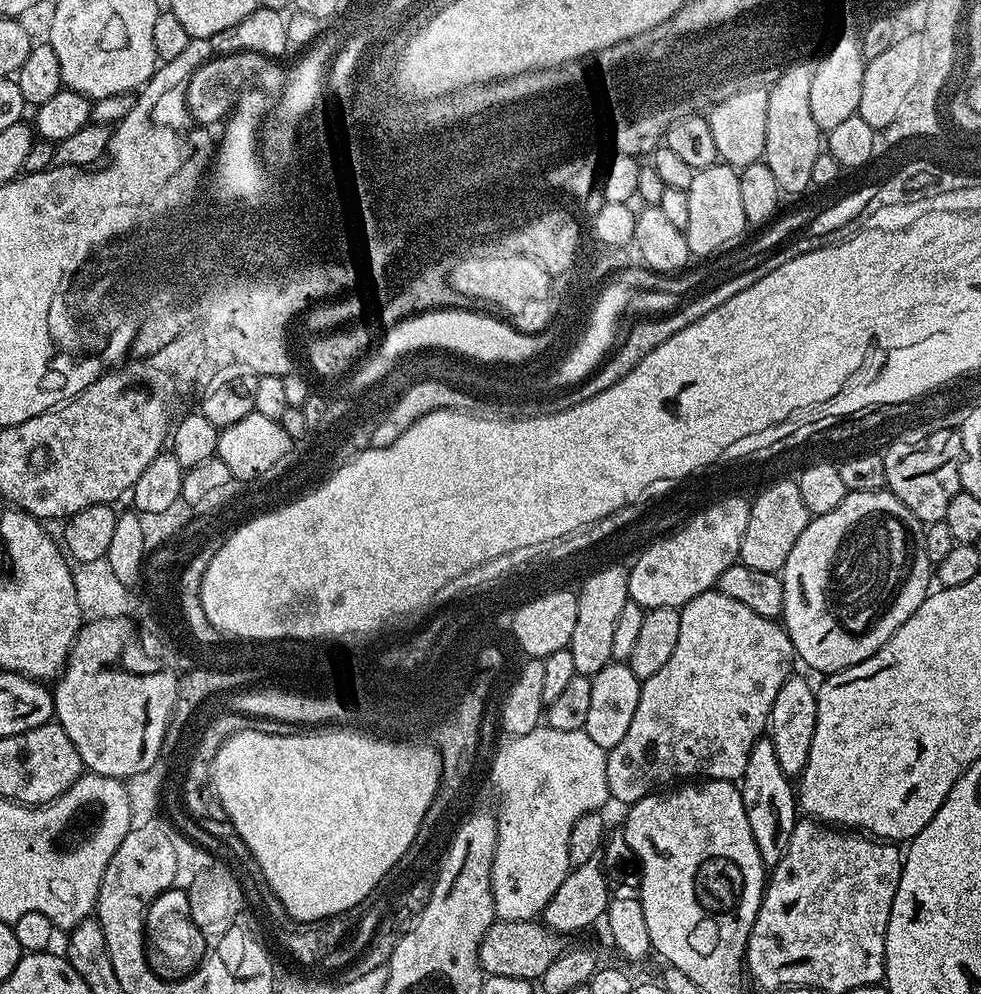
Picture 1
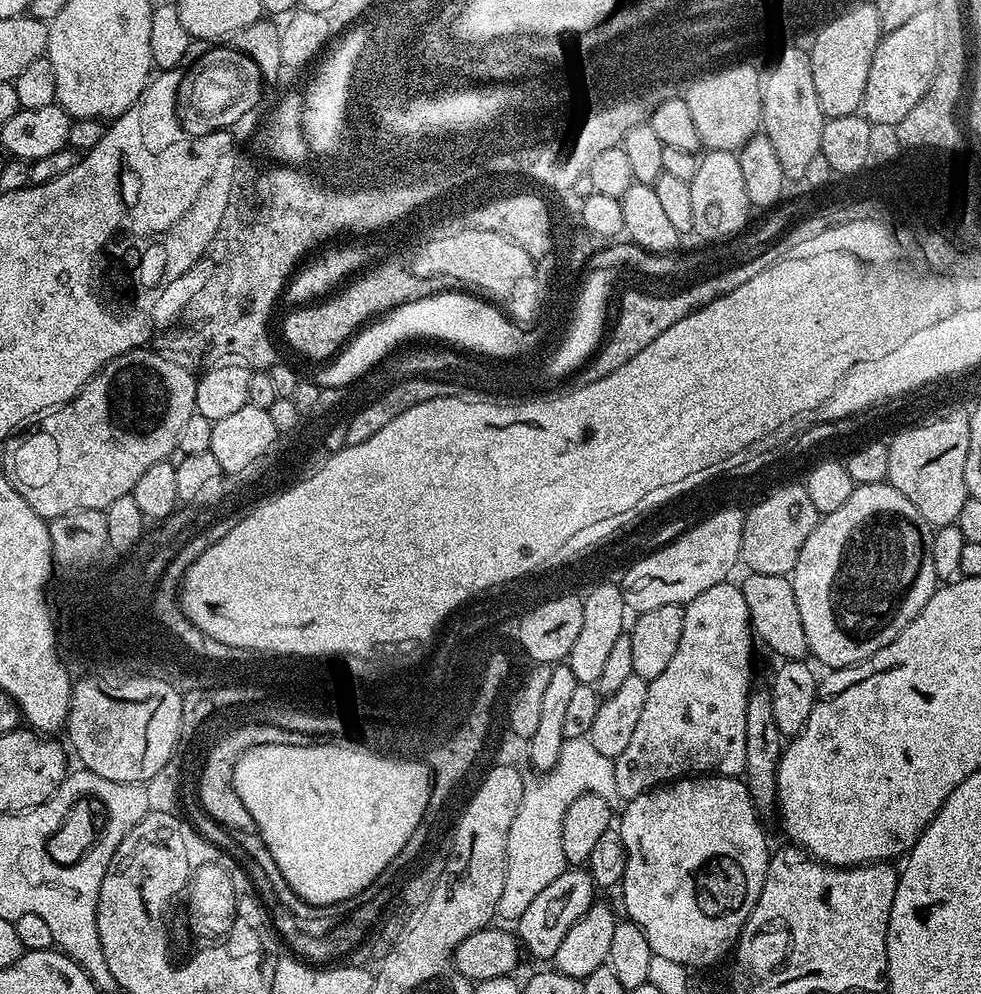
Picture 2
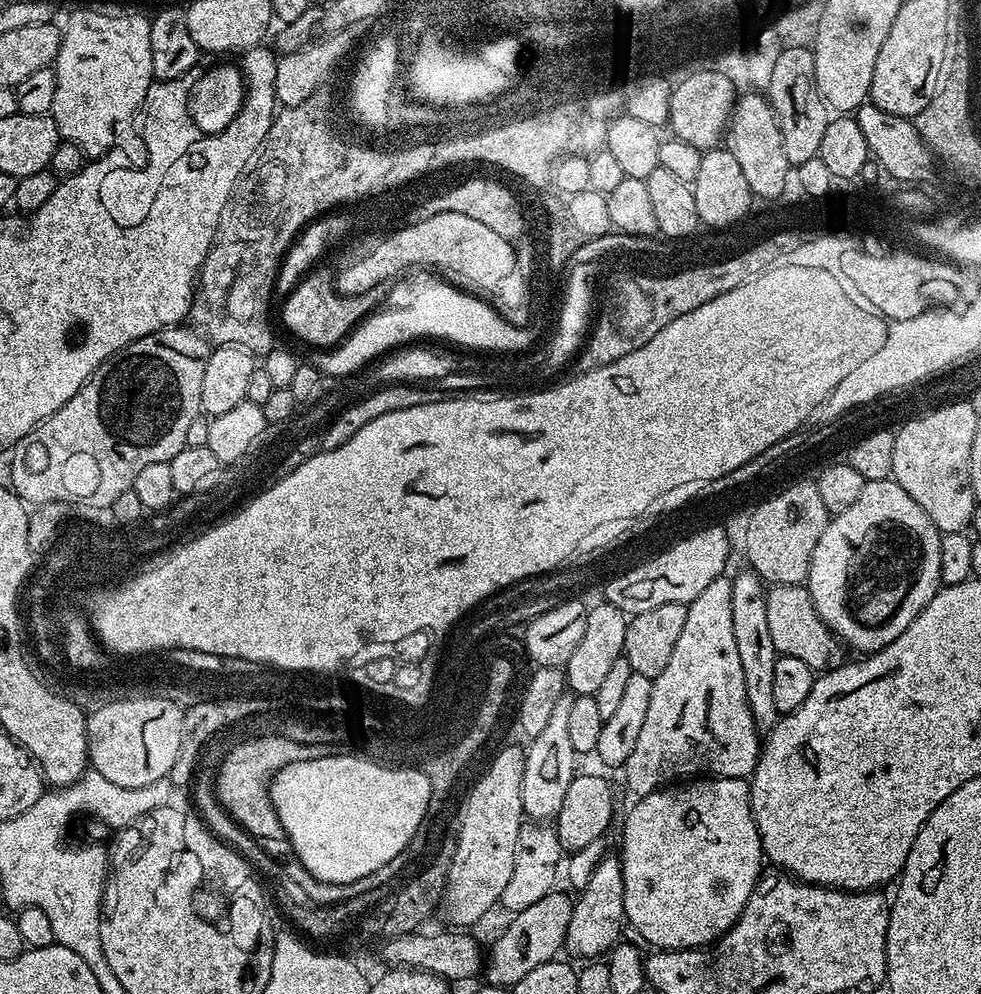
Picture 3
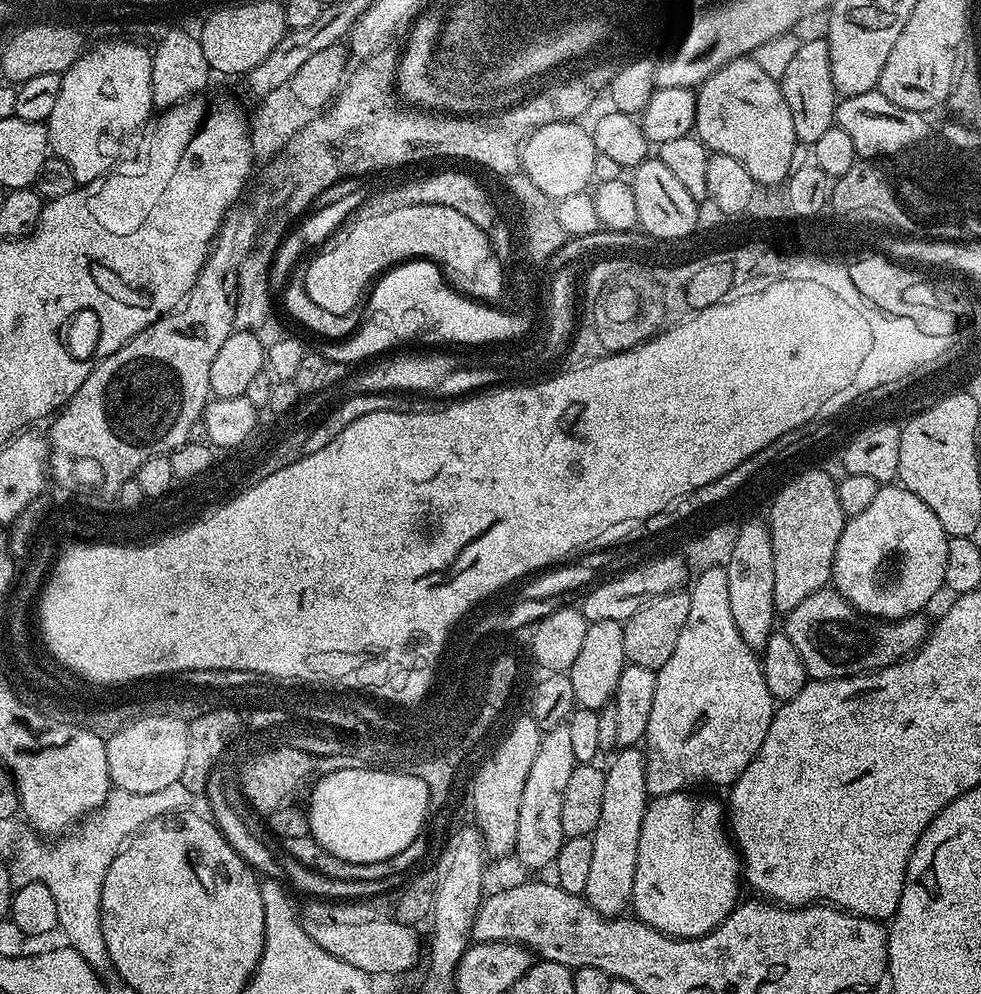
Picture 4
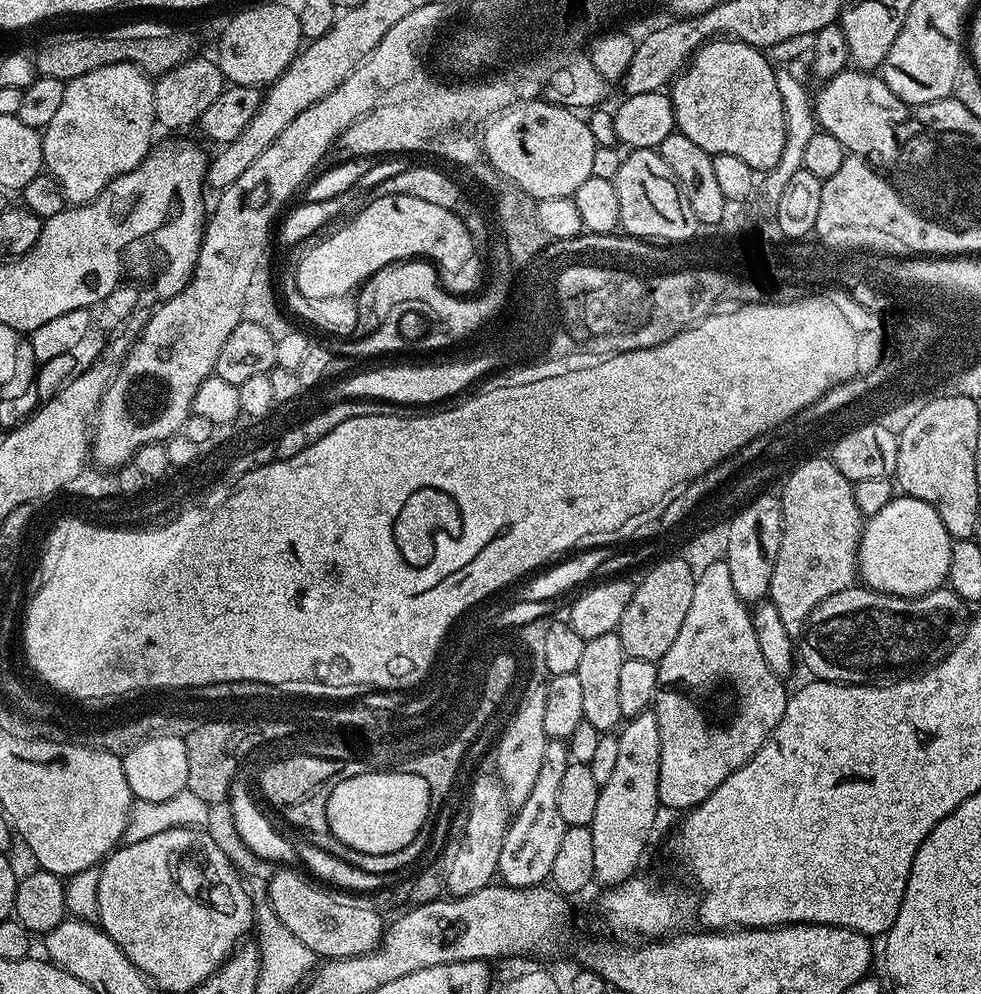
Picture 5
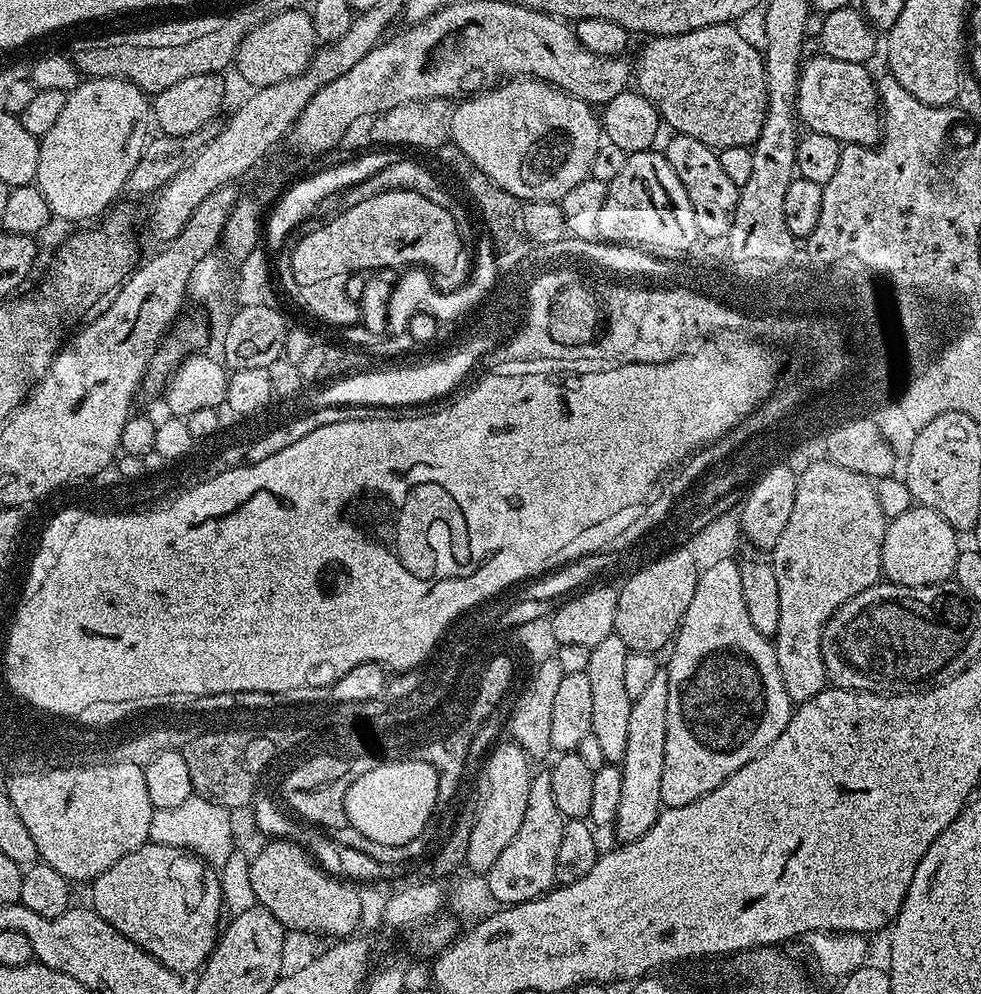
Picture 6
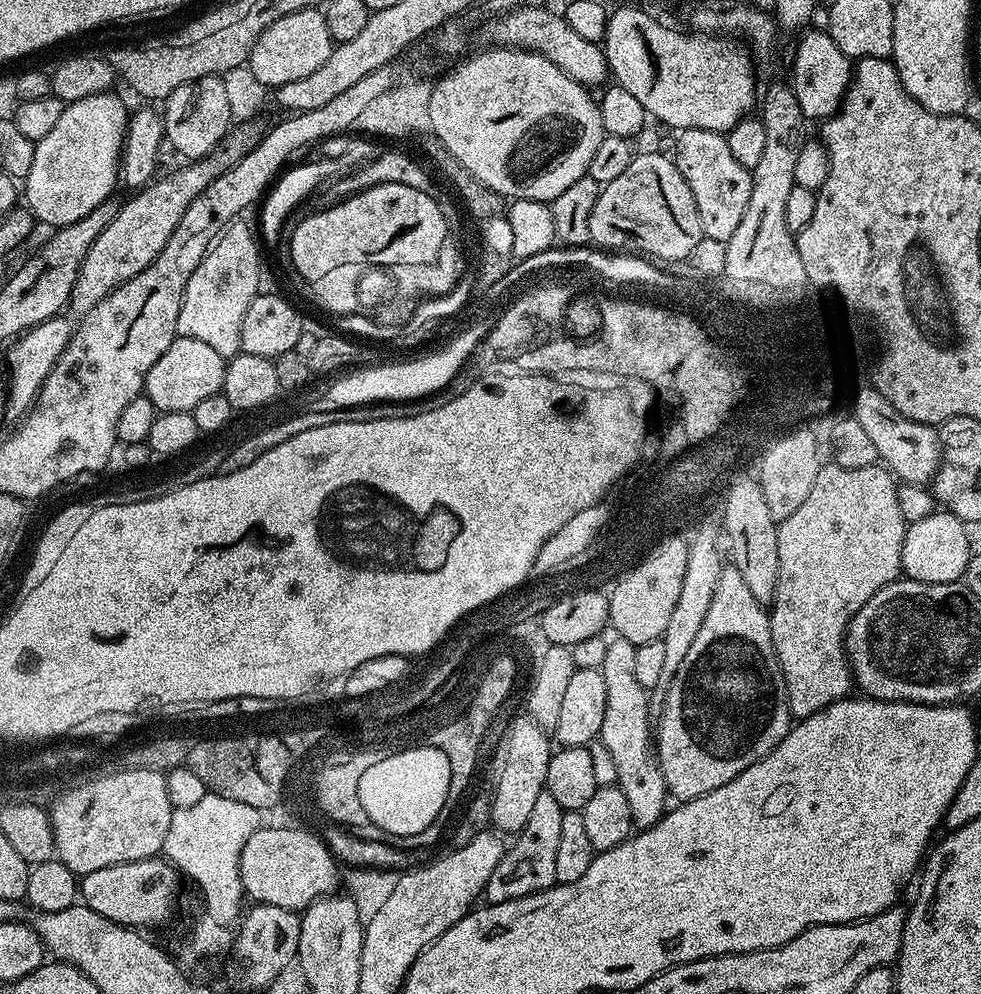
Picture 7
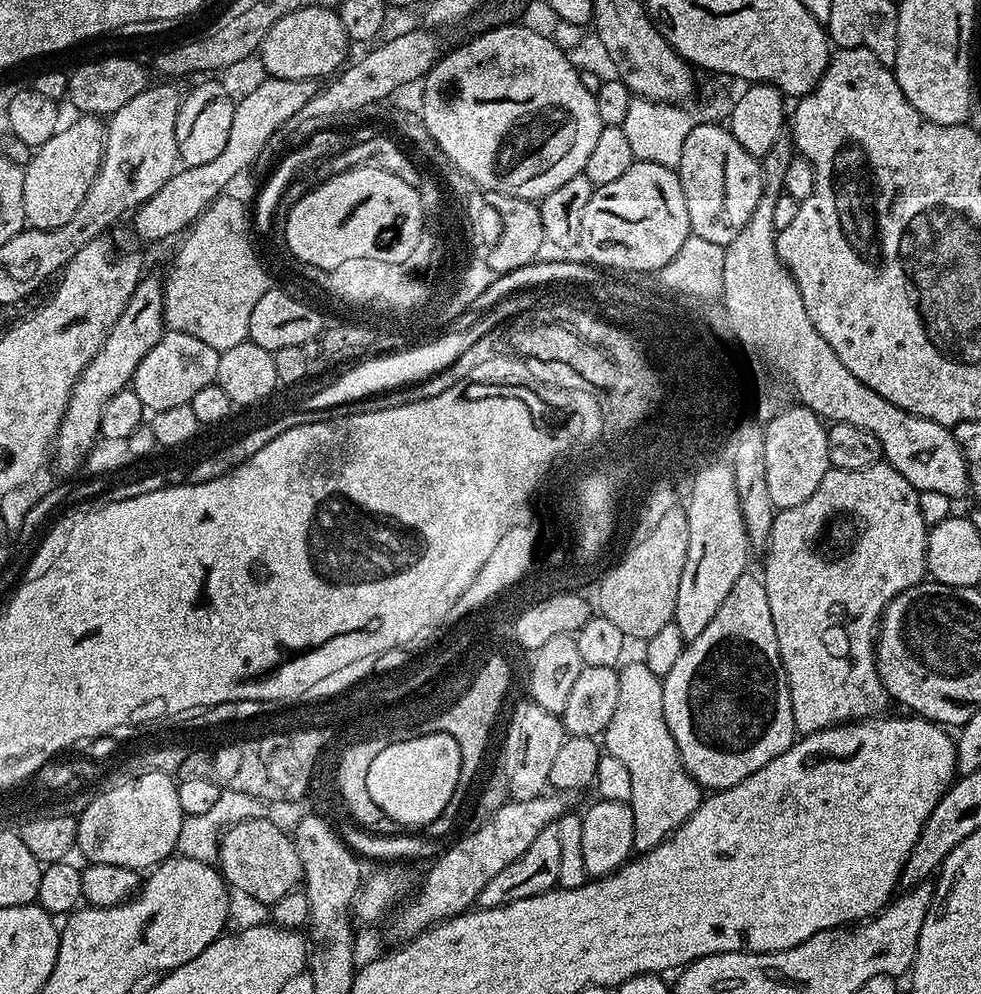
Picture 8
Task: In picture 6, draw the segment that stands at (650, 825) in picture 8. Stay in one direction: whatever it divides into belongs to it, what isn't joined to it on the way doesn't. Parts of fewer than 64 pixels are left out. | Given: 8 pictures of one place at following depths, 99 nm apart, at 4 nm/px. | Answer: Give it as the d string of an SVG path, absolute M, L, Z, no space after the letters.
M616 635L602 638L592 647L590 662L588 663L588 677L592 687L592 734L598 738L599 748L602 749L605 761L619 765L626 754L626 730L630 723L630 706L632 699L626 694L624 684L626 654L628 653L626 642Z

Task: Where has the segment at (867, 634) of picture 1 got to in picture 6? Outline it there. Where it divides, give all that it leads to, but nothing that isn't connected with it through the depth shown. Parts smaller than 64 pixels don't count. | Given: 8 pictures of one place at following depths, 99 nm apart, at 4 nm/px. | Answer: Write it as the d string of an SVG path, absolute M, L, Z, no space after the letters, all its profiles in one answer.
M913 506L902 514L888 520L888 529L884 532L882 542L881 573L891 583L924 588L928 584L943 584L952 576L958 545L956 529L929 508Z

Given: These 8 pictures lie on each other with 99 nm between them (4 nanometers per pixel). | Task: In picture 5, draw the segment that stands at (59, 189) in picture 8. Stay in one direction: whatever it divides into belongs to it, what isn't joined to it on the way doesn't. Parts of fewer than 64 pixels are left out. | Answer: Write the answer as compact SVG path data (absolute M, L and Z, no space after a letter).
M135 64L98 66L98 70L65 83L62 107L54 113L50 126L43 129L42 139L44 168L56 179L69 205L89 204L111 180L145 163L154 144L152 128L157 127L153 87L148 73Z

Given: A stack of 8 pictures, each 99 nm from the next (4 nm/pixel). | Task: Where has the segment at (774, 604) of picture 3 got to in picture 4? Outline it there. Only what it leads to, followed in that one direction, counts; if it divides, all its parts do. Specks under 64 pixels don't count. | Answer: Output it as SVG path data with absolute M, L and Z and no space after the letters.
M829 586L810 594L810 598L802 598L794 610L786 613L782 631L798 650L802 665L812 680L837 680L876 672L912 655L930 631L929 621L924 618L920 614L891 622L865 618L841 592Z

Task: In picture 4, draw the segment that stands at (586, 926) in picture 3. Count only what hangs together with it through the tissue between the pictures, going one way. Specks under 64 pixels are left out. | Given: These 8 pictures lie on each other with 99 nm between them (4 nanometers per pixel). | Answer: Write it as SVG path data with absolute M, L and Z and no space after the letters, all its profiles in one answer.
M639 747L620 748L611 757L612 765L607 765L604 774L606 786L602 790L602 818L598 818L598 826L591 835L594 854L583 897L594 911L609 918L619 917L623 913L620 911L627 909L632 899L634 870L638 862L638 834L650 799L646 790L644 757L645 753Z

